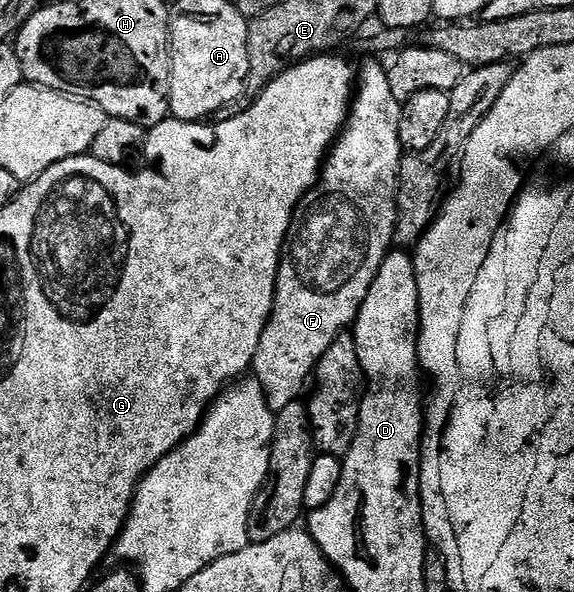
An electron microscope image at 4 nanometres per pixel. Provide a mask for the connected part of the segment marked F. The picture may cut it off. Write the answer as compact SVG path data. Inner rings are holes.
M368 63L361 71L359 68L358 90L350 104L348 122L328 152L315 188L304 196L302 214L295 220L294 234L284 248L272 315L258 345L254 375L263 385L264 394L273 408L293 406L304 386L306 391L322 353L326 353L336 338L355 324L362 303L366 301L366 293L370 293L370 285L374 285L378 269L393 246L398 214L396 189L400 181L400 160L405 154L400 143L401 110L402 103L394 99L390 89L385 64Z

